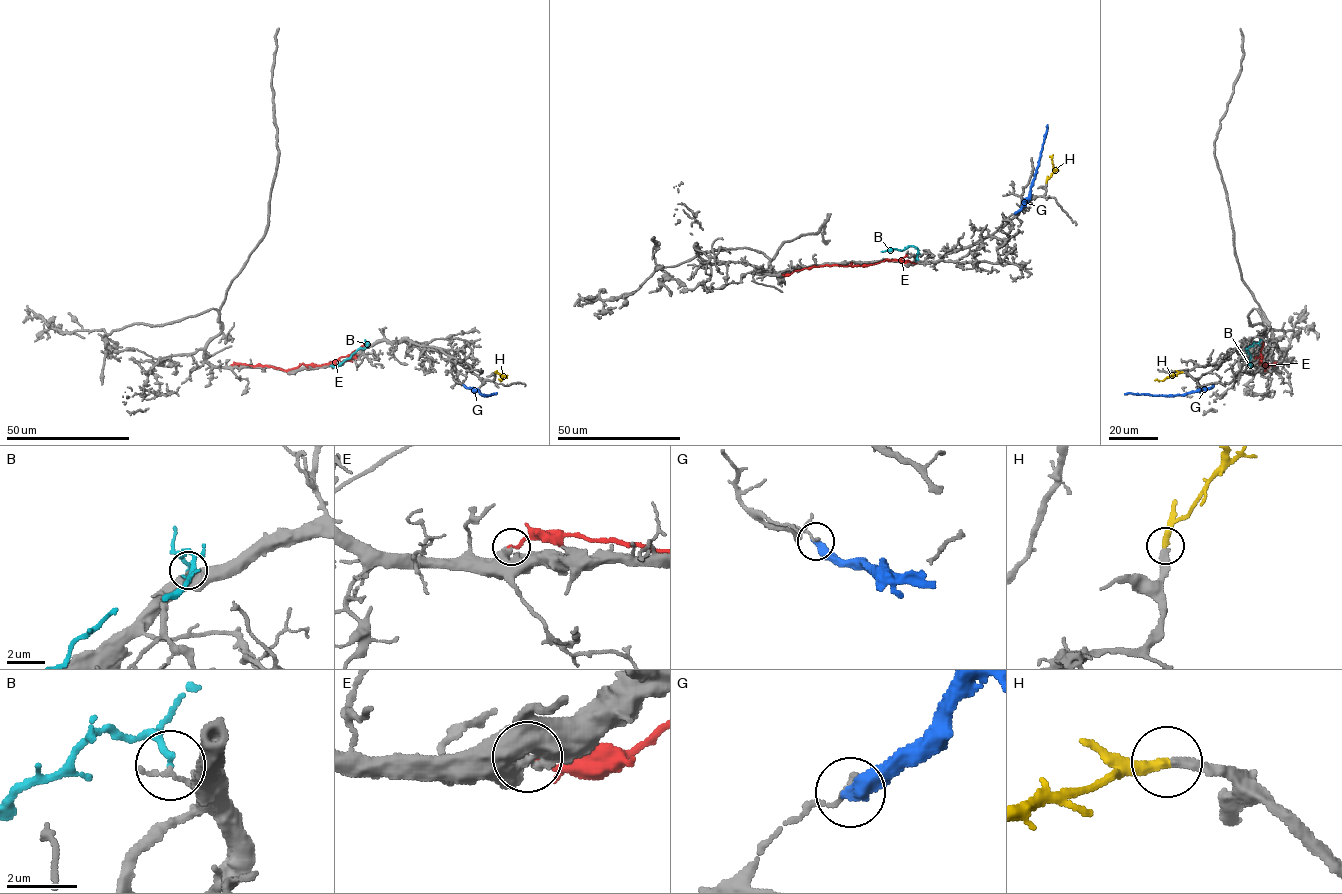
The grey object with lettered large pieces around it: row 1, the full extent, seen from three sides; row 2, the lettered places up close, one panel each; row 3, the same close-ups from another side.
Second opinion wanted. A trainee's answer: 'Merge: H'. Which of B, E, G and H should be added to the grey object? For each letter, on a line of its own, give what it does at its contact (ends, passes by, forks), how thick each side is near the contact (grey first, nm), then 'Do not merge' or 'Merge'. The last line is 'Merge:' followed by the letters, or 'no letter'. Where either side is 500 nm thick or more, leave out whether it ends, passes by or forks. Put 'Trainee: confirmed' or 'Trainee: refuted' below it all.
B: It ends there. Thickness 170 nm (grey) against 200 nm. Do not merge
E: Thickness 650 nm (grey) against 180 nm. Do not merge
G: It ends there. Thickness 130 nm (grey) against 480 nm. Do not merge
H: It ends there. Thickness 360 nm (grey) against 340 nm. Merge
Merge: H
Trainee: confirmed

